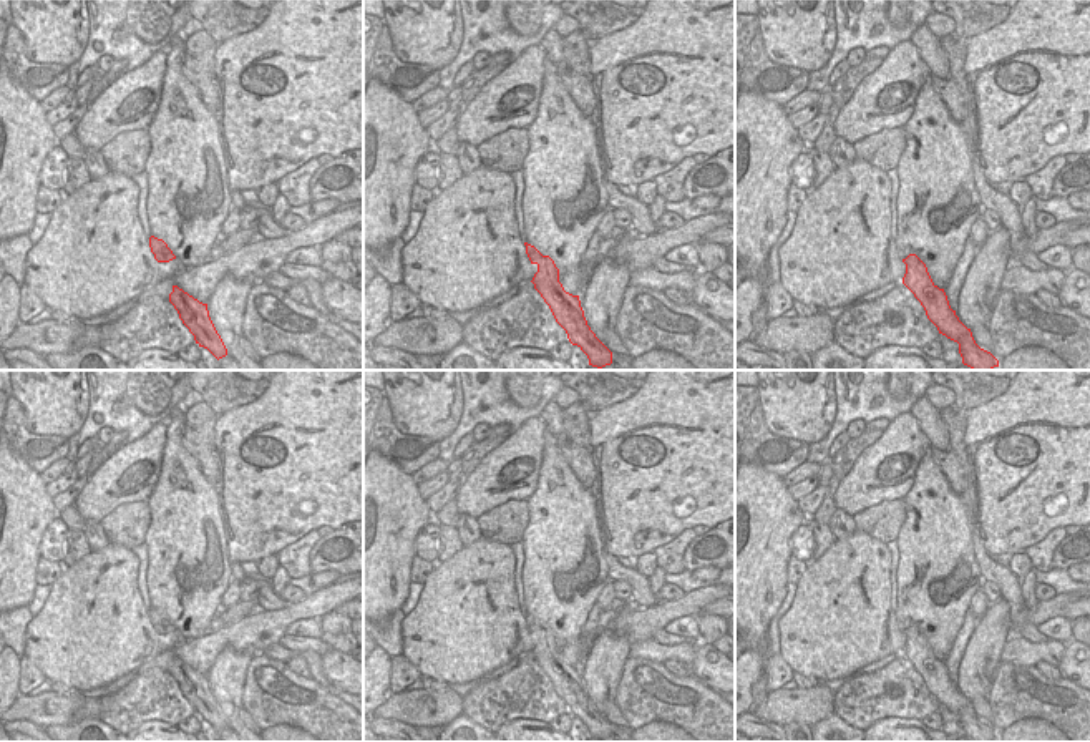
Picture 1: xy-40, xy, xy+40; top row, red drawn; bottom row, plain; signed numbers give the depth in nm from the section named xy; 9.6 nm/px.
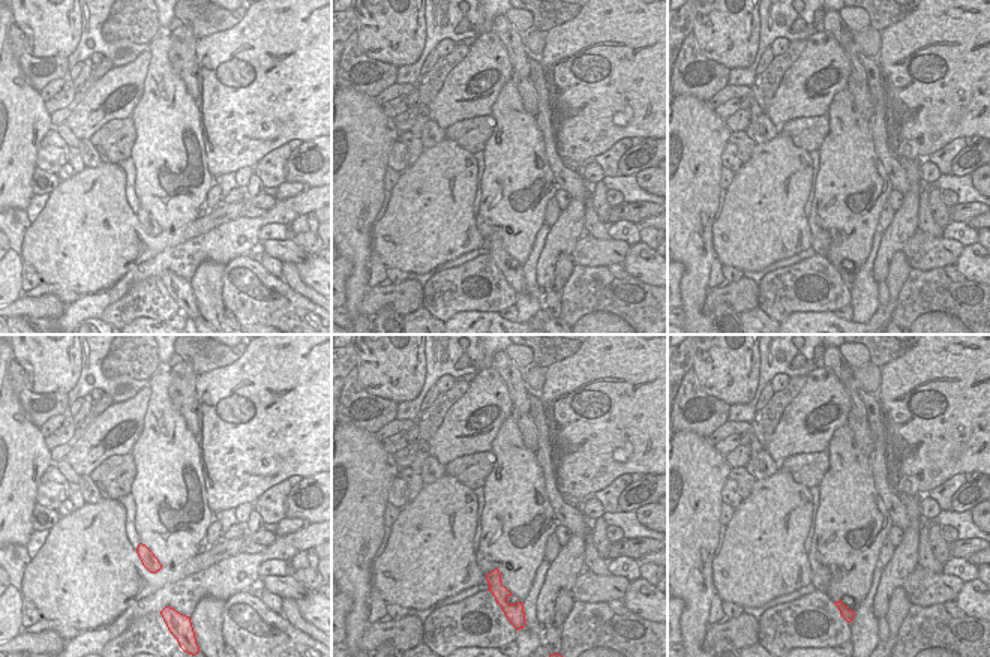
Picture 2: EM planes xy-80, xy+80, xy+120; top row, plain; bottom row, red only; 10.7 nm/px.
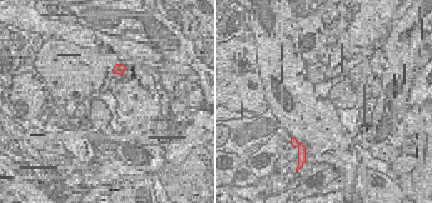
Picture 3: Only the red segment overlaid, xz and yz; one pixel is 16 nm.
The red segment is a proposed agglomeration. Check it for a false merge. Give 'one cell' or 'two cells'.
one cell

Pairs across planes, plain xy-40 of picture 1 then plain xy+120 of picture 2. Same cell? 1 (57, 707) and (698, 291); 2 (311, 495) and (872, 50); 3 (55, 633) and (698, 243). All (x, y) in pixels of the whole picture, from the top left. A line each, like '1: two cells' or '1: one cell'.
1: two cells
2: two cells
3: two cells

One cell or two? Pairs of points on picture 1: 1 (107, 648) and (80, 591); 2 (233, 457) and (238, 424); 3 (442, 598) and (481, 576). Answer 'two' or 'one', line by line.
1: one
2: one
3: one

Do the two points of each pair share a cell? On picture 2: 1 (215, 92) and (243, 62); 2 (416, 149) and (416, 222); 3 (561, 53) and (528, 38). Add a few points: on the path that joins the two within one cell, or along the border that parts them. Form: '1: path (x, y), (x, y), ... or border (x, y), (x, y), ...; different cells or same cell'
1: path (222, 84), (237, 69); same cell
2: border (423, 149), (407, 168); different cells
3: border (546, 33), (543, 51), (539, 57); different cells

